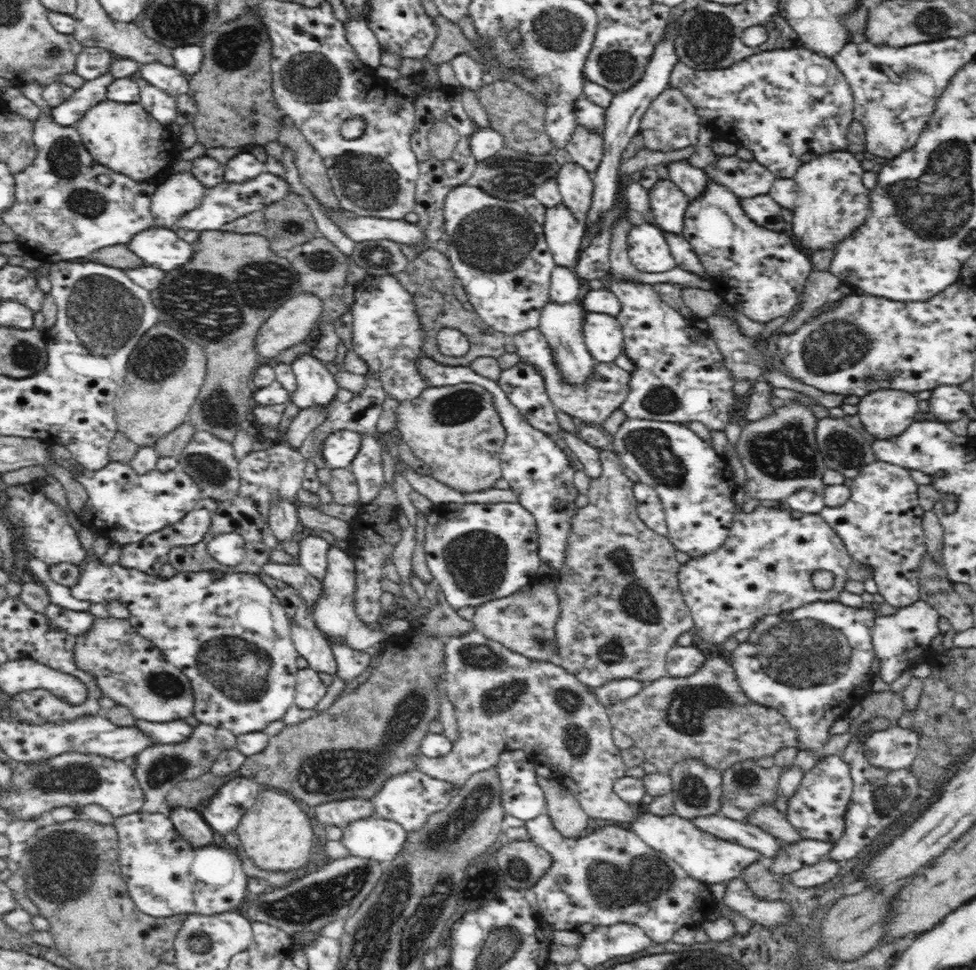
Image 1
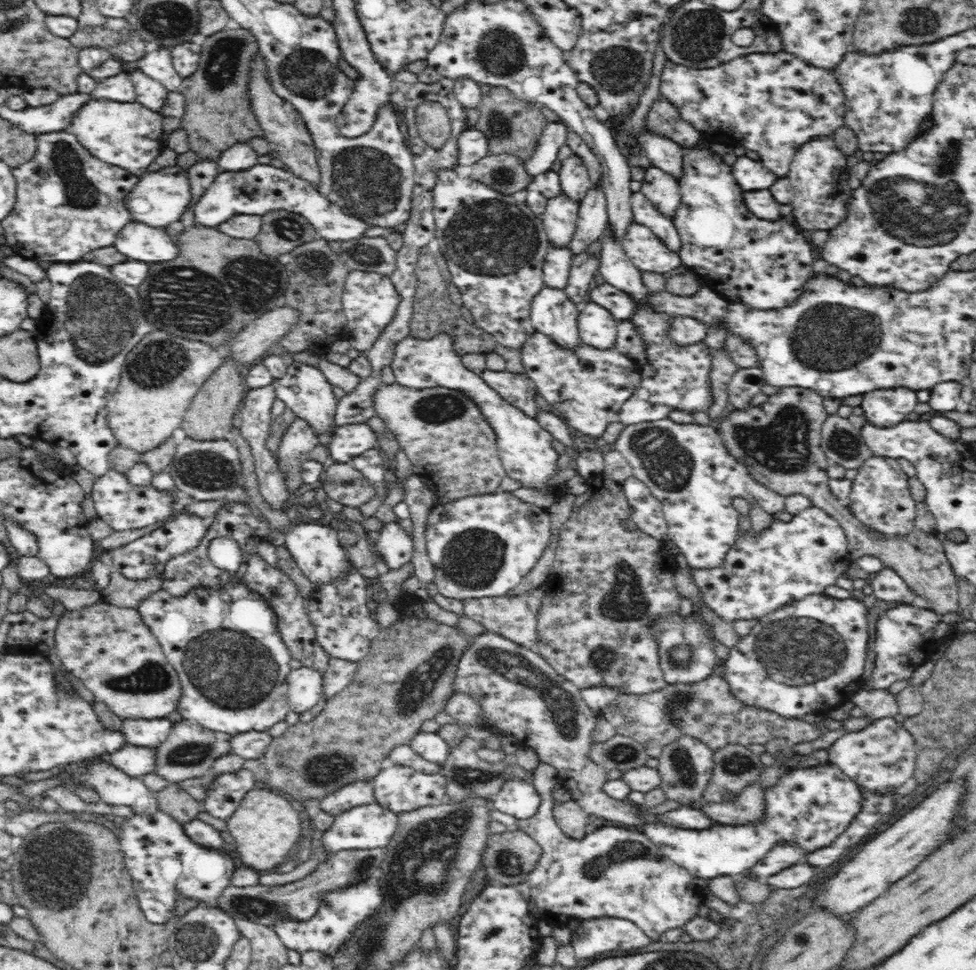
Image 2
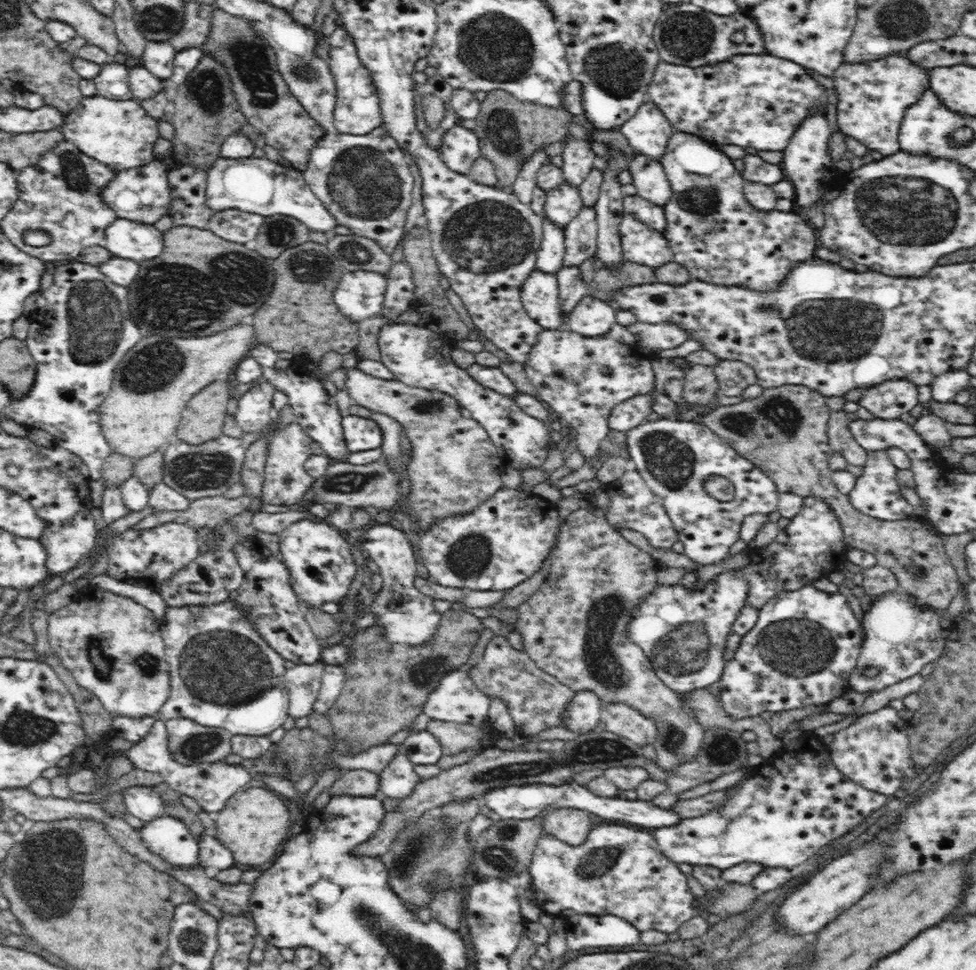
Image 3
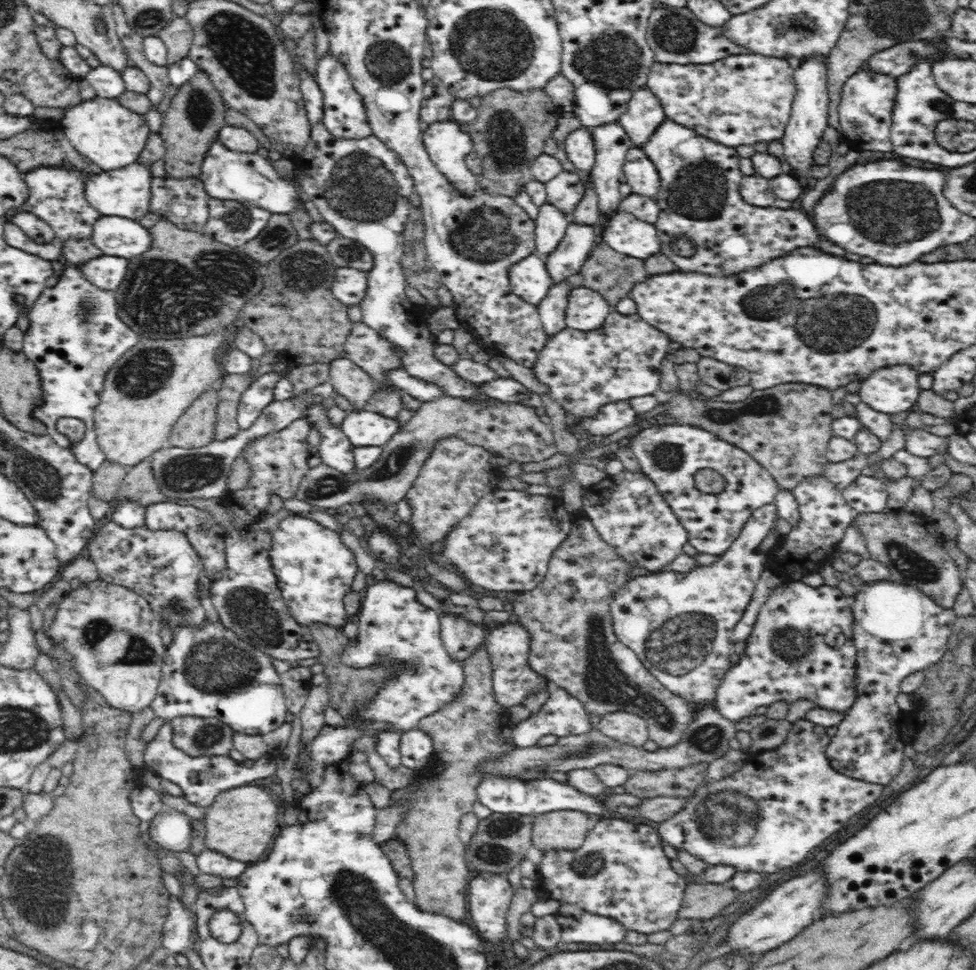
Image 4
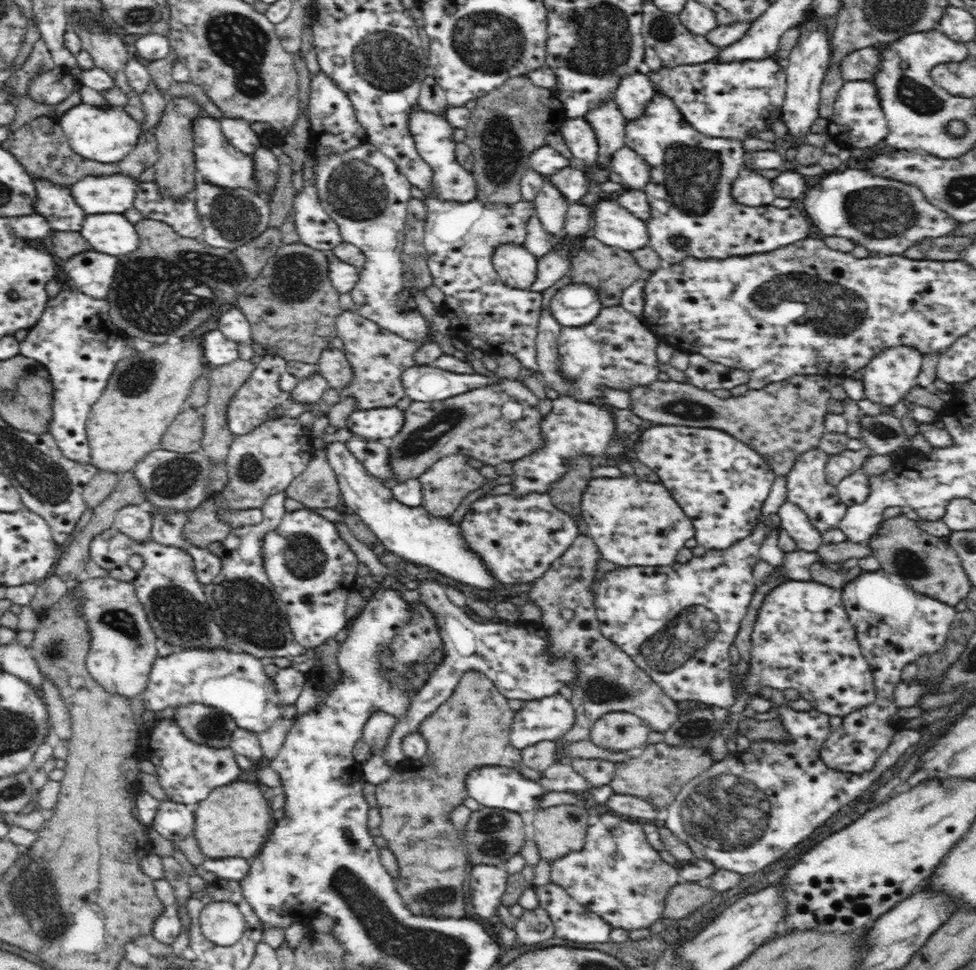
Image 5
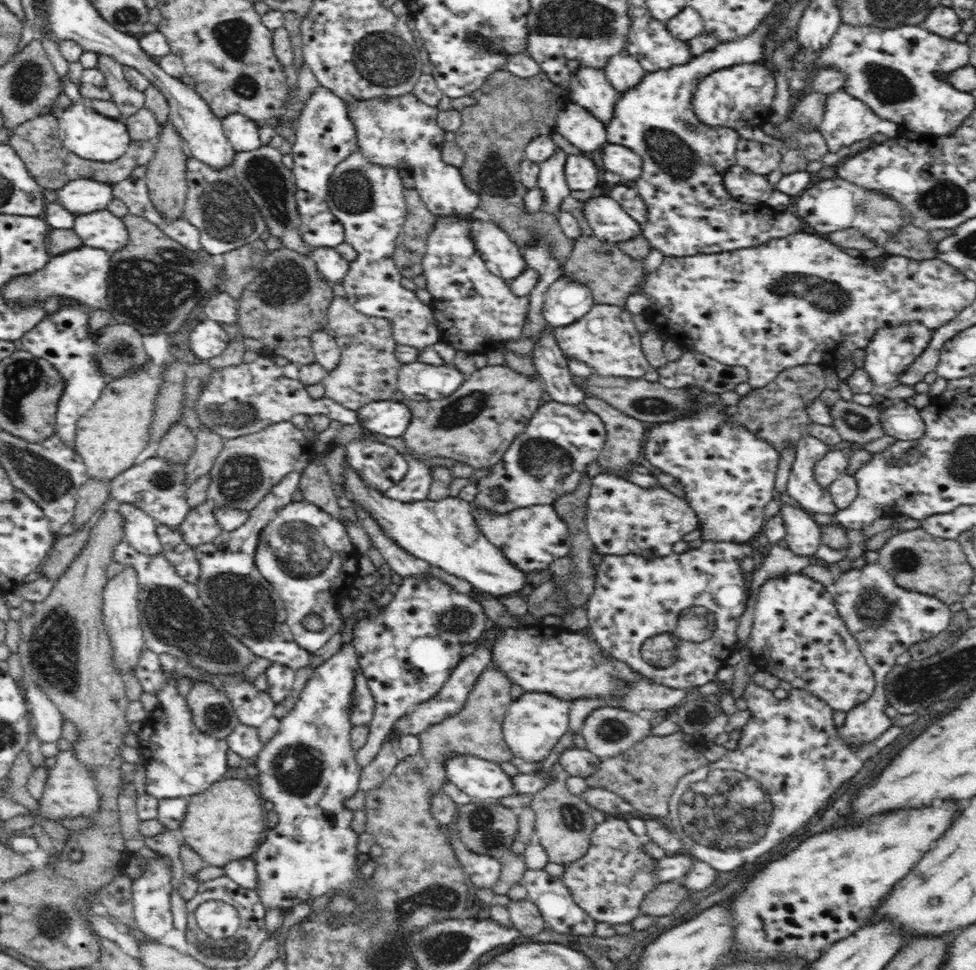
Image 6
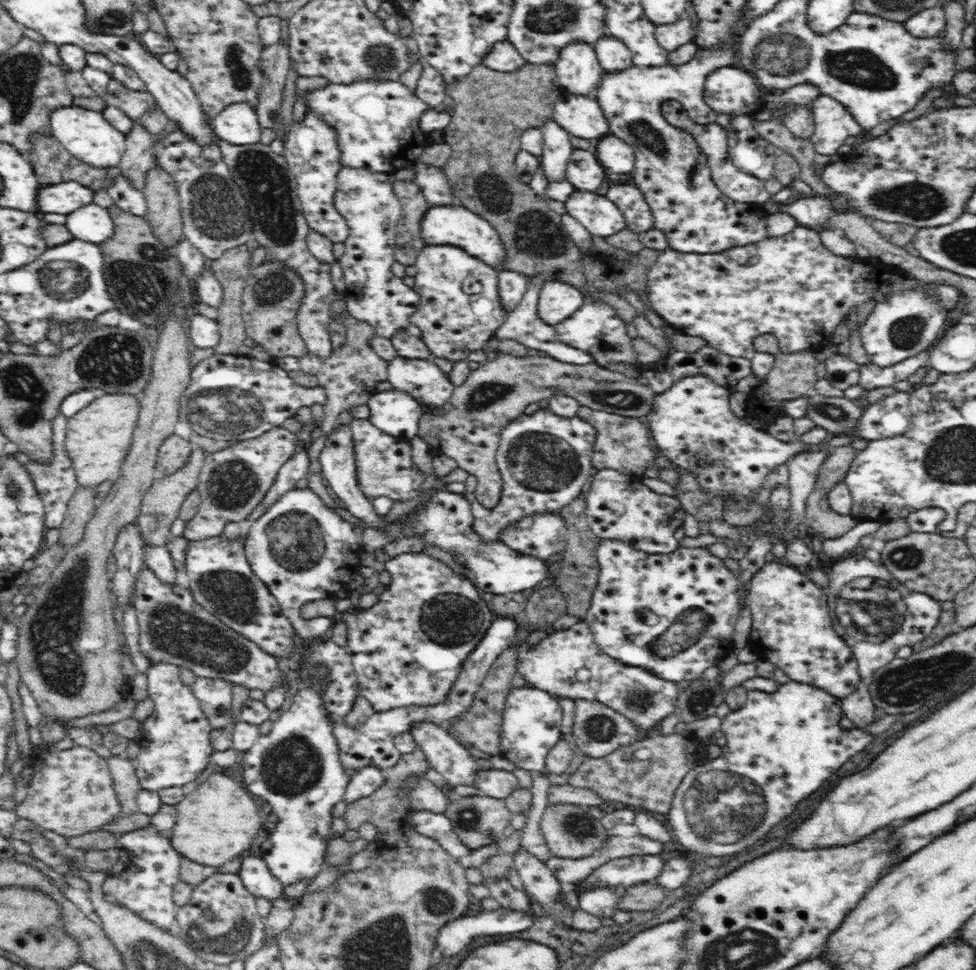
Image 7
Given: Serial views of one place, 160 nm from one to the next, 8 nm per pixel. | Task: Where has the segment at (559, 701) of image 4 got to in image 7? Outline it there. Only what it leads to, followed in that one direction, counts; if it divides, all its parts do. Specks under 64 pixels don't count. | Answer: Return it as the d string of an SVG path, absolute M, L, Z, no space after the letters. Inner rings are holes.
M534 687L511 689L505 701L500 722L498 755L524 770L544 770L546 754L562 738L562 708L549 692Z

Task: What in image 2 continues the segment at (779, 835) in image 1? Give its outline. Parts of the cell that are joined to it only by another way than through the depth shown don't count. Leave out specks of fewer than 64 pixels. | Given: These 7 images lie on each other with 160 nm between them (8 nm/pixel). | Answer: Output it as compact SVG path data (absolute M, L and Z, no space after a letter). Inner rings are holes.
M751 783L740 790L734 798L722 802L702 802L700 811L710 819L722 824L746 824L756 822L764 814L764 791L758 783Z

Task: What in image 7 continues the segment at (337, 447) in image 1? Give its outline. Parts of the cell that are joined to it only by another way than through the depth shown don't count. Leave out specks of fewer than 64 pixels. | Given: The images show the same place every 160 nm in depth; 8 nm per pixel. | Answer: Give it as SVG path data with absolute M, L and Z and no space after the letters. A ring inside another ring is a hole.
M397 388L375 392L366 405L370 409L369 421L383 433L405 440L410 440L418 435L418 419L421 417L424 406L407 392Z

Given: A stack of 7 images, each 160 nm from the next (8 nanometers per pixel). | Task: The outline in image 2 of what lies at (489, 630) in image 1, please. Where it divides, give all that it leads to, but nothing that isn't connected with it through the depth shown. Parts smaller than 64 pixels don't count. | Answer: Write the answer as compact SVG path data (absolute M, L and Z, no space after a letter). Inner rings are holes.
M540 588L531 589L523 595L508 597L482 597L462 598L463 614L476 620L487 628L489 633L495 633L511 640L516 645L533 650L535 640L539 636L537 628L538 610L541 609L541 601L547 598Z

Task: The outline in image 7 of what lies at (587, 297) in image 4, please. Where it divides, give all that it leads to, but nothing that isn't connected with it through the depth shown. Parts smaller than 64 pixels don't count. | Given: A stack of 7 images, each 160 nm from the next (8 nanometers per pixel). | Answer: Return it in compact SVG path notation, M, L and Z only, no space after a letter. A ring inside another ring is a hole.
M546 281L539 293L537 311L542 322L555 326L586 304L585 296L560 281Z

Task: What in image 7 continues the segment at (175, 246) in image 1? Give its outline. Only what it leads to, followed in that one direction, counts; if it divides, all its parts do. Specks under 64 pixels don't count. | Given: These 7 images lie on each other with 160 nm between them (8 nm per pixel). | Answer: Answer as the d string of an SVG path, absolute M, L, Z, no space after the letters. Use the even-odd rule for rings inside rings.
M86 205L66 216L66 226L74 239L100 246L114 235L113 218L102 206Z

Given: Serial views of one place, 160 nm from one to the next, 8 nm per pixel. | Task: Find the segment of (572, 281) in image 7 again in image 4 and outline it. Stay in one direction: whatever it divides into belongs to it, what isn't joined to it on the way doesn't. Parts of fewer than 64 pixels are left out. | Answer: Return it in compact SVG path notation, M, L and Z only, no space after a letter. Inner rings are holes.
M498 89L482 97L476 118L469 123L469 134L473 138L473 152L481 159L481 174L478 176L481 191L491 195L512 195L523 191L533 178L531 167L534 160L543 154L544 142L550 142L550 134L558 130L561 109L552 103L542 89L536 92L522 92L514 89Z

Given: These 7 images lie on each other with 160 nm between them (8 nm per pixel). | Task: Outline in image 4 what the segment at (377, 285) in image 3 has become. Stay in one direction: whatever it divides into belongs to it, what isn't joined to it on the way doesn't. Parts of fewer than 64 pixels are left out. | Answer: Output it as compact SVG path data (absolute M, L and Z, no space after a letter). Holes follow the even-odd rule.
M337 267L331 292L344 306L359 305L365 298L368 286L366 271L350 267Z

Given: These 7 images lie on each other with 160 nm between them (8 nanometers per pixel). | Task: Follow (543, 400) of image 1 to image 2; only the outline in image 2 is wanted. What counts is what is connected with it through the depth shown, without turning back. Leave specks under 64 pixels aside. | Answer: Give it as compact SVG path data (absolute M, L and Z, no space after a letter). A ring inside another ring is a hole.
M486 369L480 372L480 377L490 387L497 390L502 398L518 407L524 414L532 417L536 416L538 406L534 401L534 394L537 390L536 385L528 375Z

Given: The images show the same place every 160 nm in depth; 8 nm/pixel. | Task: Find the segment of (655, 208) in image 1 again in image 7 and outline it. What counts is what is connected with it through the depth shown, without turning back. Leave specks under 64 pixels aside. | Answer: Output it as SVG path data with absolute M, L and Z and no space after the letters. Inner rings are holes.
M617 136L600 138L595 155L607 173L626 174L634 171L634 149Z

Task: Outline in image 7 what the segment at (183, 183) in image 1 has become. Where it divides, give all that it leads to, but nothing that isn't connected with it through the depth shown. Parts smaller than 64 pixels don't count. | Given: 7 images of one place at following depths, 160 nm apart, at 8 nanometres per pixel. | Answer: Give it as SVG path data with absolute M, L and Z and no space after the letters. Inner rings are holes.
M73 181L62 182L54 186L44 186L39 192L42 192L42 198L38 198L38 208L40 208L40 211L43 213L54 212L54 214L70 214L70 212L82 209L92 202L92 189Z

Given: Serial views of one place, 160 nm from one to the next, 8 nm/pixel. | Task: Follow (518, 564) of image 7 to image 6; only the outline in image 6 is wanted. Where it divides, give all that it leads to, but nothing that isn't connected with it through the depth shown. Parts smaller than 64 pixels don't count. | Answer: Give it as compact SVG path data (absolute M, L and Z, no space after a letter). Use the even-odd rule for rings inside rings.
M348 468L346 472L346 486L350 496L360 502L370 517L377 520L386 537L398 544L403 552L467 580L474 591L487 592L496 597L505 598L520 591L526 584L526 572L511 564L501 550L481 534L481 530L475 524L474 506L471 502L454 496L454 498L440 498L440 500L426 498L406 504L366 487L357 470L352 468Z

